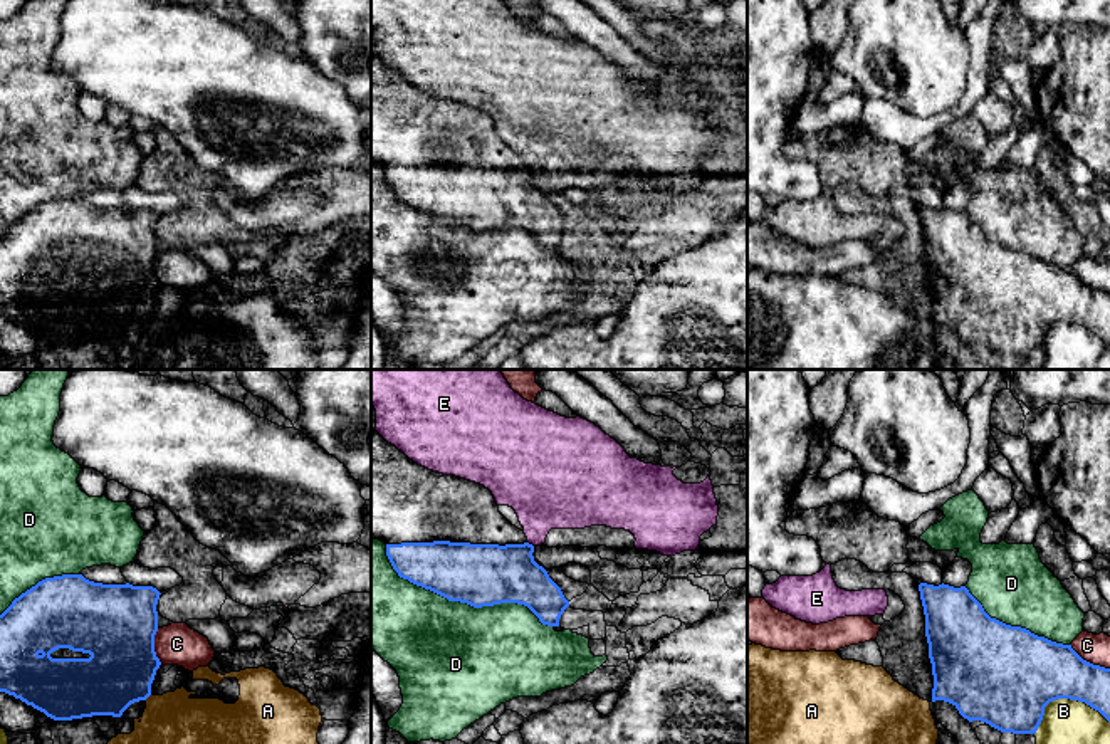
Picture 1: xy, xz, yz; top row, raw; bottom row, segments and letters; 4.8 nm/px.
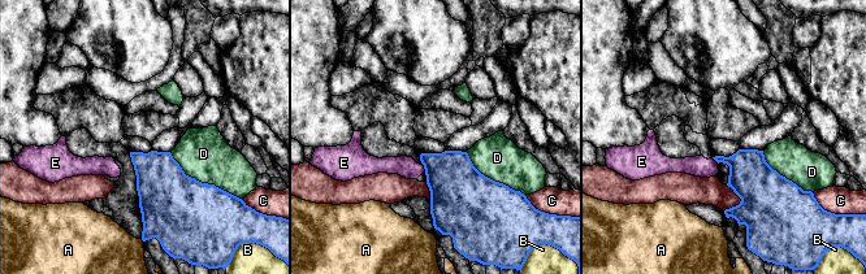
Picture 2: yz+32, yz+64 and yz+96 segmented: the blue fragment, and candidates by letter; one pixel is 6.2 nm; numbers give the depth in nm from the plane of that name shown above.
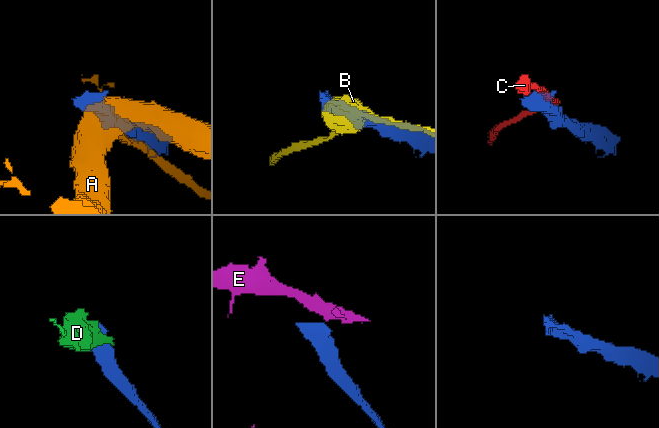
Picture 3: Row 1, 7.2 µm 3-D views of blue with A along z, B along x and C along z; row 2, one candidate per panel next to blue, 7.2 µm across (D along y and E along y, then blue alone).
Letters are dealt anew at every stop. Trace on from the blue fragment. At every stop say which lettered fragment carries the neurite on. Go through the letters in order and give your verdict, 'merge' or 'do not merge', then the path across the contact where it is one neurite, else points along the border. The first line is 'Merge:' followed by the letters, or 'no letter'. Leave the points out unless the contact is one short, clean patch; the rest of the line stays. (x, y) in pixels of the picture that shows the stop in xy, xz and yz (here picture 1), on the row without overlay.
Merge: no letter
A: do not merge
B: do not merge
C: do not merge
D: do not merge
E: do not merge | along xz (528, 165), (533, 170)

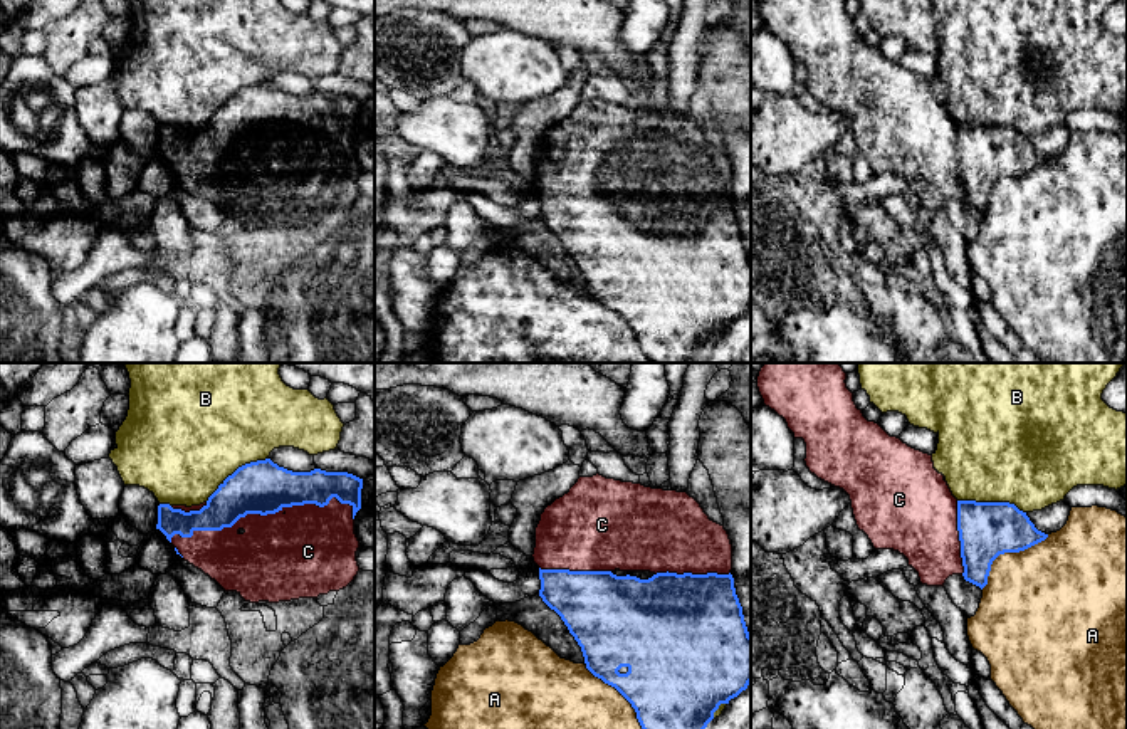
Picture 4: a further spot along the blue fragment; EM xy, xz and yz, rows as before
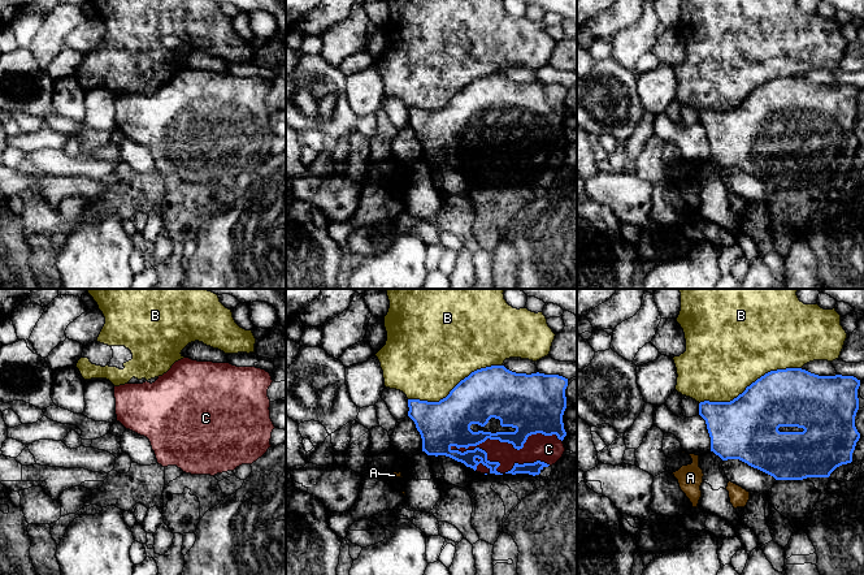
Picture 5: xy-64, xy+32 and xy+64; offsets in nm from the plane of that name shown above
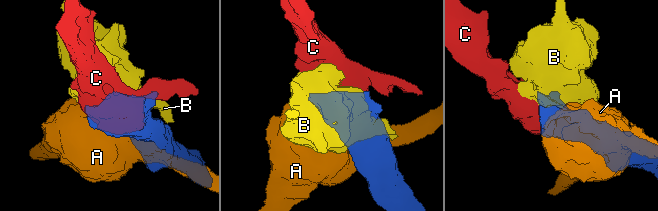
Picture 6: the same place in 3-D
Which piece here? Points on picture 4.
Merge: C
A: do not merge
B: do not merge
C: merge

